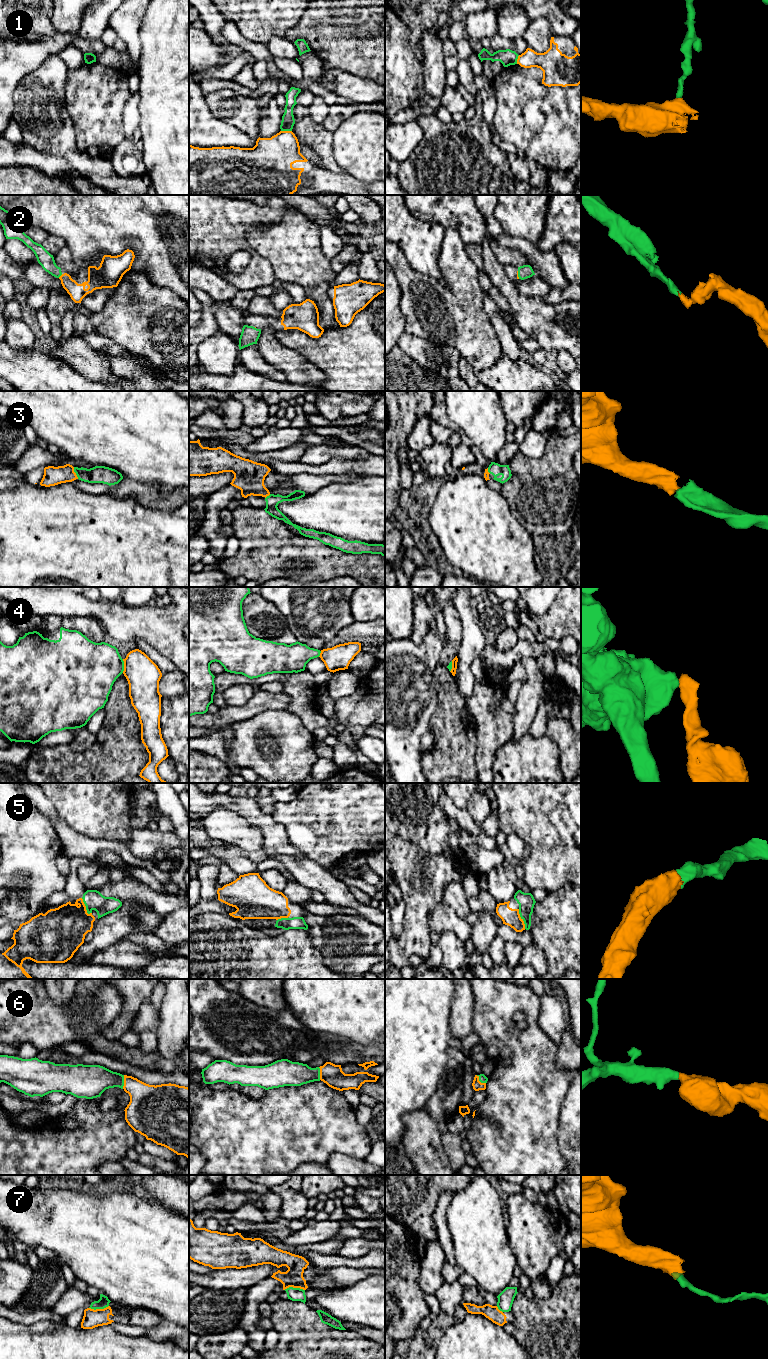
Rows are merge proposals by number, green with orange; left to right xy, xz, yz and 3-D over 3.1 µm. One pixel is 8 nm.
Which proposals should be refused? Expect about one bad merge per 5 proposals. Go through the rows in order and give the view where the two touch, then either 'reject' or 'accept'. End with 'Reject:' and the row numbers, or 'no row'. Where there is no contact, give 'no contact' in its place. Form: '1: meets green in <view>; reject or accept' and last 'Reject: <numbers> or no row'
1: meets green in xz; reject
2: meets green in xy; accept
3: meets green in xy; accept
4: meets green in xy; reject
5: meets green in yz; accept
6: meets green in xy; accept
7: meets green in xz; reject
Reject: 1, 4, 7

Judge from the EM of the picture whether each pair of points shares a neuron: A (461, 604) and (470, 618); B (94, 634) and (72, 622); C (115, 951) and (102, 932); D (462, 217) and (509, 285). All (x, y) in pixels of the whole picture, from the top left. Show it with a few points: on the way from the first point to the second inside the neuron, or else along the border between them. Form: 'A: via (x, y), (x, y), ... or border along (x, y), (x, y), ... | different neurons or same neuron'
A: via (463, 607), (467, 615) | same neuron
B: via (89, 629), (84, 624), (77, 623) | same neuron
C: border along (126, 939), (119, 940), (96, 951), (91, 957) | different neurons
D: border along (487, 234), (480, 244) | different neurons

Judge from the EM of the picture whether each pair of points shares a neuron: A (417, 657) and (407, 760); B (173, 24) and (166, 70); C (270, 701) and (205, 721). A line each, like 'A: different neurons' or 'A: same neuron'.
A: same neuron
B: same neuron
C: same neuron

